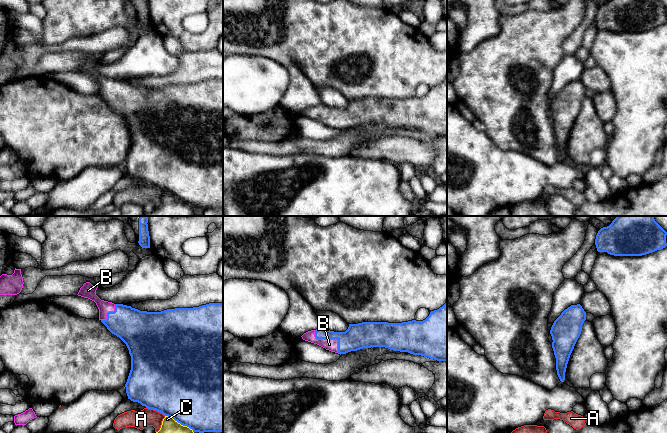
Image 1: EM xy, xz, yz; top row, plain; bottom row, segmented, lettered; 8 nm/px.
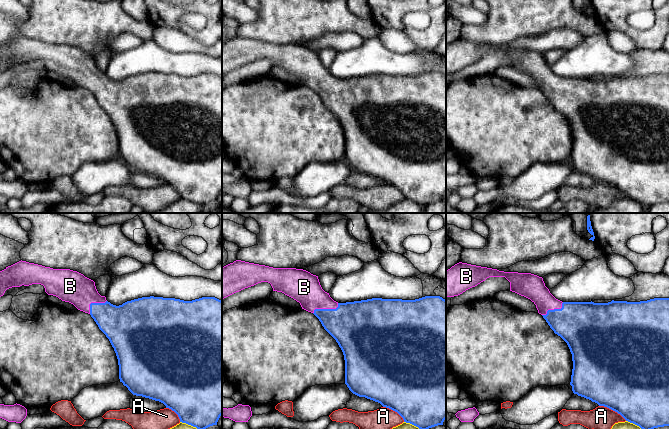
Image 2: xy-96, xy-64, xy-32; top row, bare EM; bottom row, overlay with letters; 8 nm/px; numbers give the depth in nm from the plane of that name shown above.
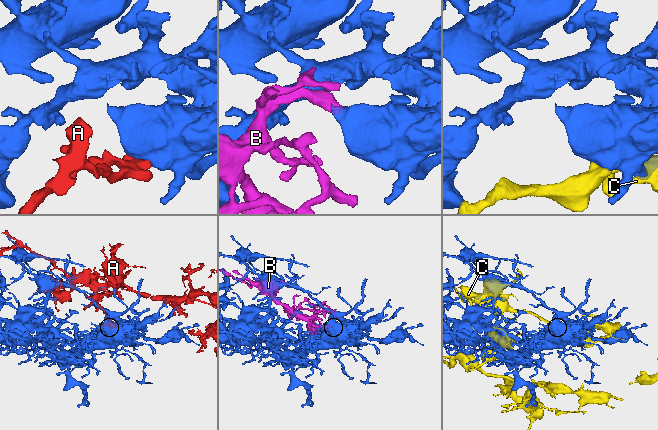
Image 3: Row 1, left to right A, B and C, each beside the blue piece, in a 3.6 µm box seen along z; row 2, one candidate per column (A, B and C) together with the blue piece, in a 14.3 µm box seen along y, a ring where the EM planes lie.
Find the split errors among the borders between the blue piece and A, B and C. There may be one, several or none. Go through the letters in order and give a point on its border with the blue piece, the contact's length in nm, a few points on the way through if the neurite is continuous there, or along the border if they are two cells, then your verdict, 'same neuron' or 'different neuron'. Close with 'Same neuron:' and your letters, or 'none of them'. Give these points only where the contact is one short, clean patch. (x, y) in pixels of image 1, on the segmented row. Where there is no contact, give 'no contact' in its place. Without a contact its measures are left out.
A: meets blue in xy at (156, 410); contact 170 nm long; border along xy (146, 407), (155, 409), (165, 415); different neuron
B: meets blue in xz at (329, 338); contact 260 nm long; runs through xz (358, 336), (355, 338), (329, 338), (329, 344); same neuron
C: meets blue in xy at (180, 423); contact 280 nm long; different neuron
Same neuron: B

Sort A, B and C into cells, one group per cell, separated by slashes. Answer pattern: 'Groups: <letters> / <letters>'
Groups: A / B / C

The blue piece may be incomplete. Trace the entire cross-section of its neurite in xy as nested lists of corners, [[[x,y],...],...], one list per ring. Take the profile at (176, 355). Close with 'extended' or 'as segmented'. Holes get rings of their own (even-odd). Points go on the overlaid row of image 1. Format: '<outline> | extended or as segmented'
[[[86,282],[80,288],[78,296],[88,298],[94,301],[99,309],[99,320],[107,329],[119,337],[127,346],[131,356],[131,370],[125,384],[128,399],[138,402],[148,409],[156,410],[165,416],[173,418],[183,426],[187,426],[193,432],[222,432],[223,433],[223,303],[209,303],[193,308],[175,308],[167,309],[161,312],[147,312],[132,308],[123,304],[114,304],[112,302],[101,300],[96,295],[98,286]]] | extended

